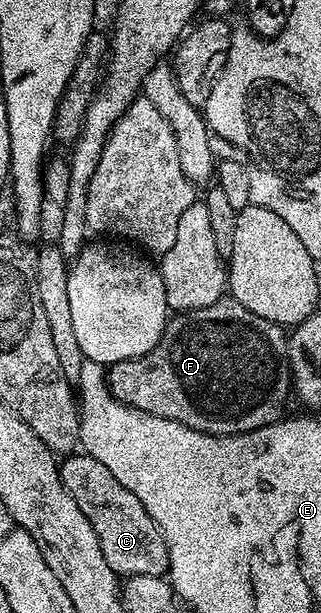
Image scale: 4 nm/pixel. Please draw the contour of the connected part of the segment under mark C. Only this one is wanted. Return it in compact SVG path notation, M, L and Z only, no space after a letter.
M73 452L59 463L60 479L74 496L78 508L82 508L82 516L90 520L90 528L94 528L94 536L98 536L98 544L102 548L102 556L106 564L117 576L133 578L134 576L161 576L168 572L168 549L164 543L162 532L156 521L146 512L142 500L130 492L118 480L114 480L110 468L87 452Z

